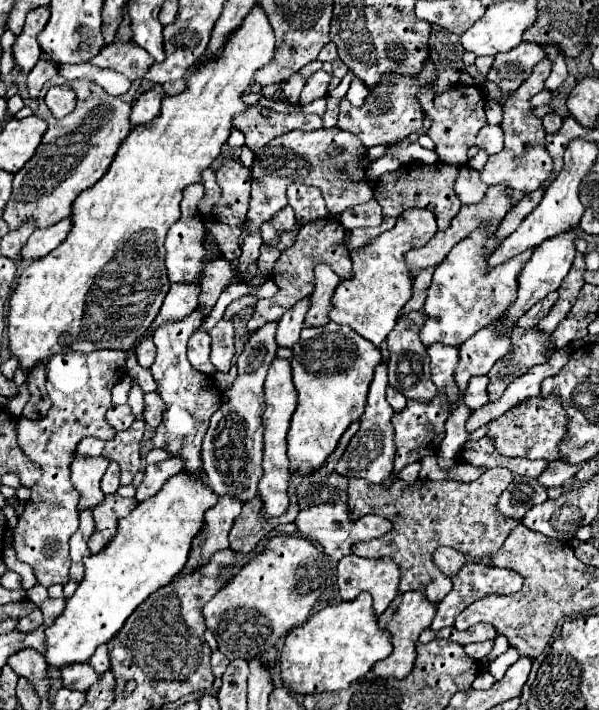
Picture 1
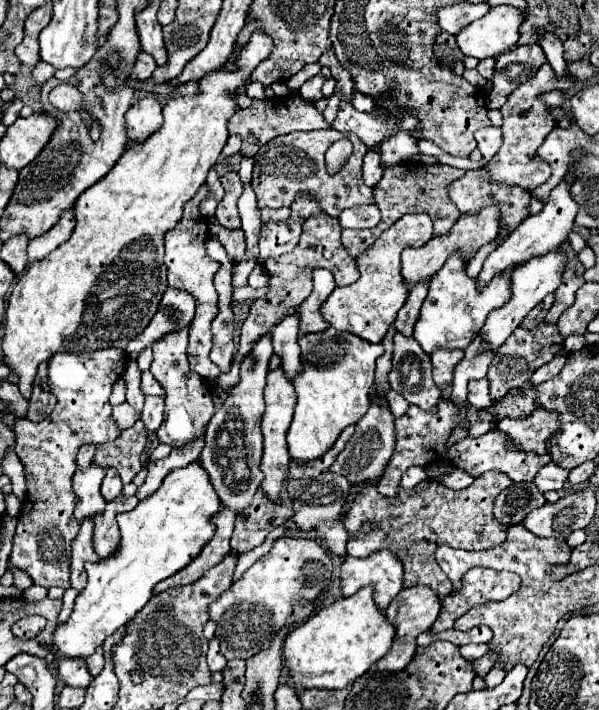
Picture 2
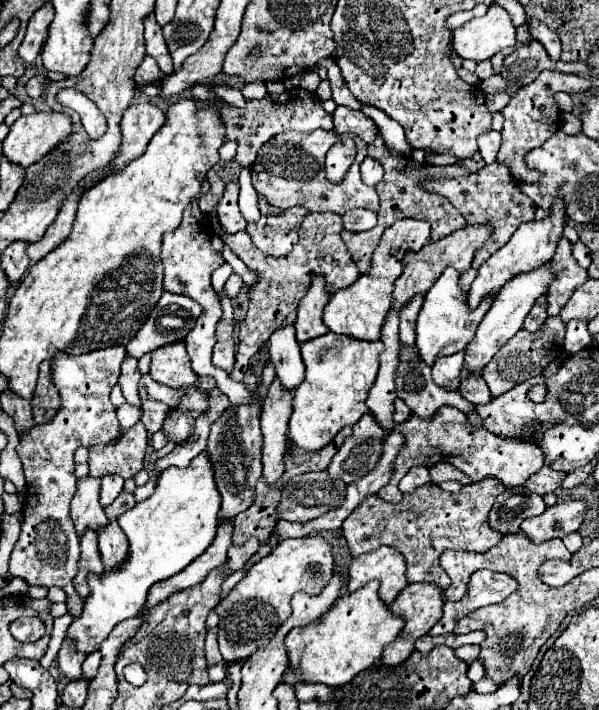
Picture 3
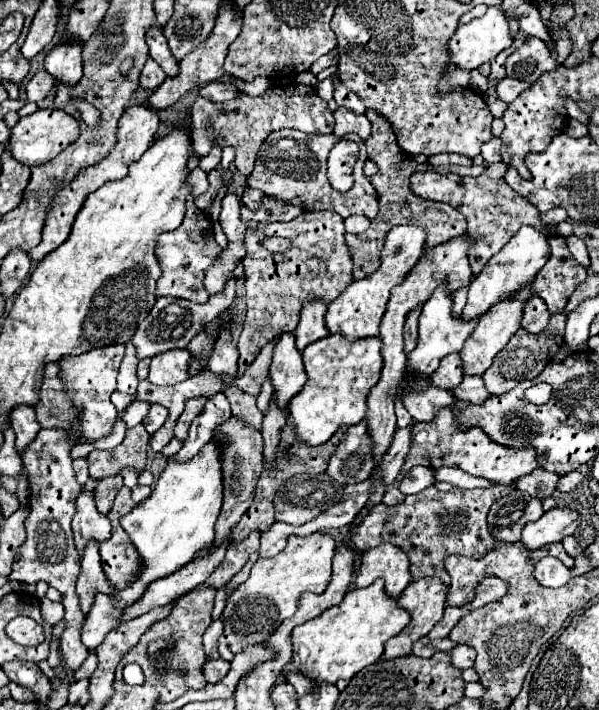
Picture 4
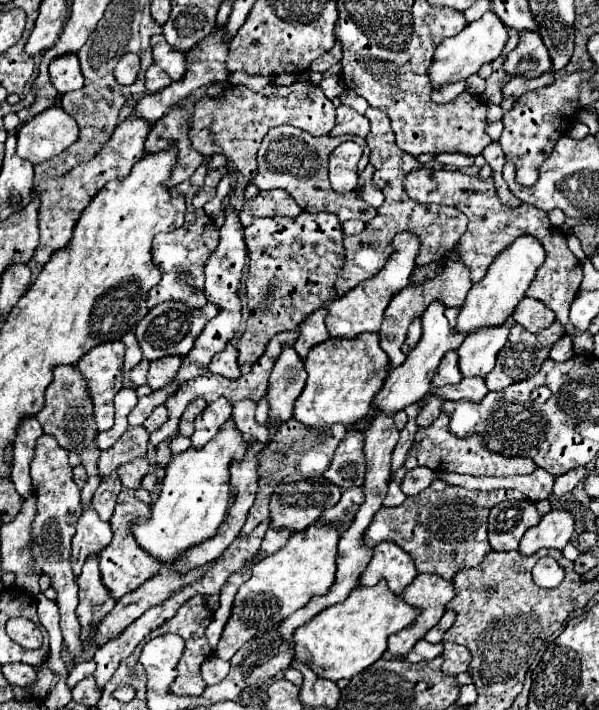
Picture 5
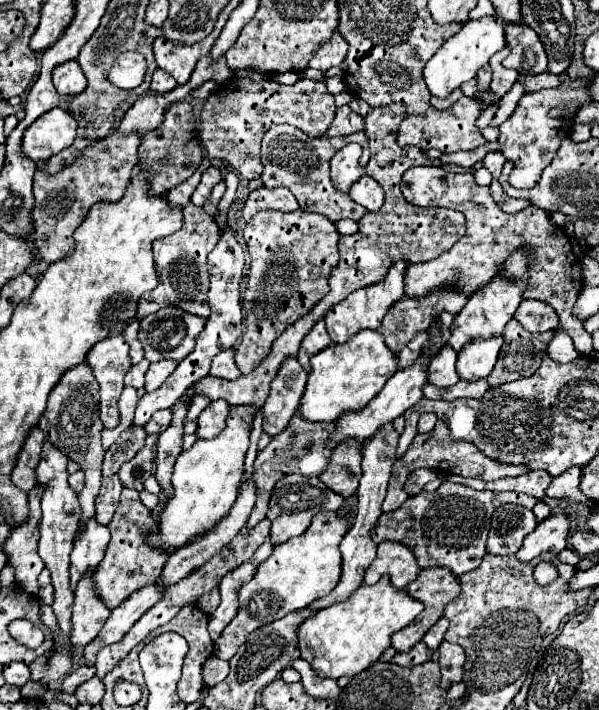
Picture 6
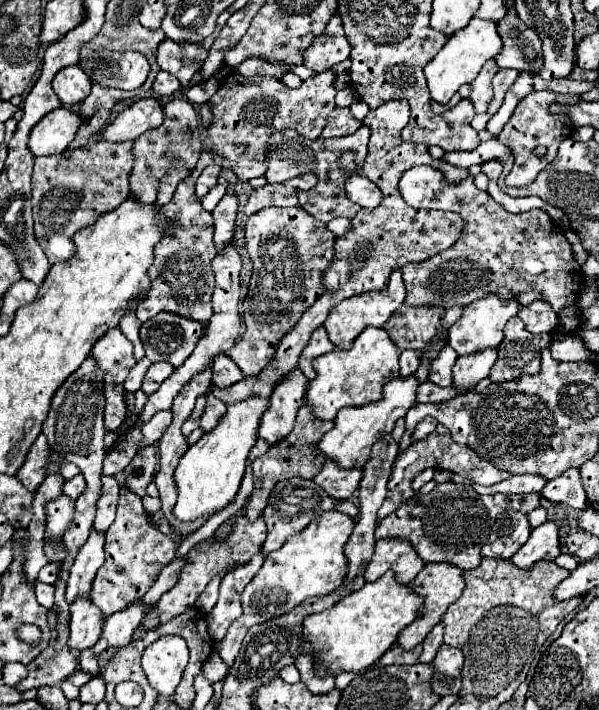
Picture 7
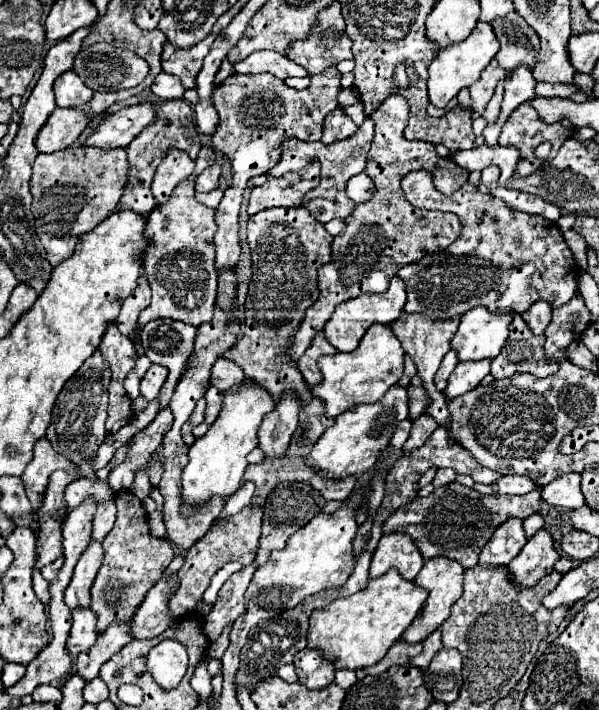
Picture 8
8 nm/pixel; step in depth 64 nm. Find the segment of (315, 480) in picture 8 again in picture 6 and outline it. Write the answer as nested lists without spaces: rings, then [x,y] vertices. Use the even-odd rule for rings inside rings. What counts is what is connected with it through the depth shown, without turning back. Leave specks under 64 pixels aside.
[[[348,438],[340,446],[336,446],[328,468],[320,474],[320,480],[340,496],[348,498],[356,492],[360,476],[362,476],[362,448],[360,442]]]

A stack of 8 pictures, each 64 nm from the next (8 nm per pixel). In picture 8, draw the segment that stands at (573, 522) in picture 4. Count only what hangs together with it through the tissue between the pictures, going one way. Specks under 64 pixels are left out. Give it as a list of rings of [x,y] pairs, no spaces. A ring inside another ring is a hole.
[[[540,528],[520,550],[520,556],[508,564],[514,584],[518,586],[534,586],[548,570],[554,568],[560,554],[556,552],[554,538],[546,528]]]

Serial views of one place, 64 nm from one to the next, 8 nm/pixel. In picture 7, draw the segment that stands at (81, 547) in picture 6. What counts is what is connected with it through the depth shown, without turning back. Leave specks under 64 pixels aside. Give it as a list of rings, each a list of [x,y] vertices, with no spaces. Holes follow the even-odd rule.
[[[92,530],[88,540],[82,544],[80,552],[76,554],[76,560],[70,568],[70,578],[66,586],[66,600],[74,602],[78,594],[88,596],[92,580],[98,572],[98,568],[104,564],[104,532]]]

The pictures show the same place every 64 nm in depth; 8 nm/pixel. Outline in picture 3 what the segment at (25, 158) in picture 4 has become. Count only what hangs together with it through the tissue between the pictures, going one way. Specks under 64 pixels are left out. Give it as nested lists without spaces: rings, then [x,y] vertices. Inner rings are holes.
[[[34,112],[20,116],[4,138],[2,154],[22,168],[34,164],[72,132],[72,122],[64,114],[56,112]]]

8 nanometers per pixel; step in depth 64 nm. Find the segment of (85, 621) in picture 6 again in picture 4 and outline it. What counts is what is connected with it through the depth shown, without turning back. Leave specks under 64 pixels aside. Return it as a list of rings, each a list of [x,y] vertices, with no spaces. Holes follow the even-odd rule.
[[[90,540],[90,544],[86,544],[86,548],[84,548],[82,568],[80,568],[80,576],[76,580],[76,592],[80,596],[80,606],[82,606],[84,614],[90,610],[96,592],[106,592],[106,594],[110,592],[110,584],[104,576],[102,564],[100,564],[96,540]]]

